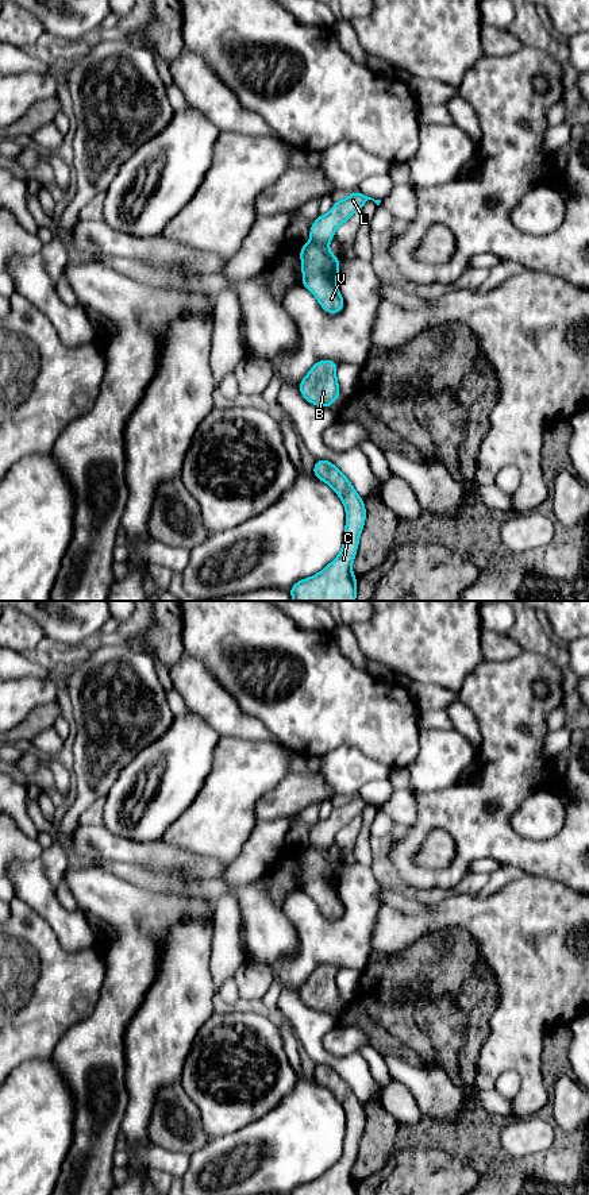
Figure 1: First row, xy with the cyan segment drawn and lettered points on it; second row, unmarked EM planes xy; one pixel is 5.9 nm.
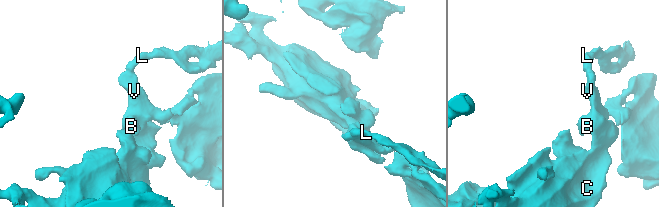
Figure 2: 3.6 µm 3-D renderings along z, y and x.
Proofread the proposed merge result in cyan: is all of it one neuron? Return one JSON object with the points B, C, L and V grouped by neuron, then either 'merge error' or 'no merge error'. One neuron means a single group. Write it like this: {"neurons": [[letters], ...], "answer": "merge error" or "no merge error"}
{"neurons": [["B", "C", "L", "V"]], "answer": "no merge error"}

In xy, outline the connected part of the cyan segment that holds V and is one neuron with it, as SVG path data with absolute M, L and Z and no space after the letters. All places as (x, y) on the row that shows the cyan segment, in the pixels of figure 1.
M361 190L349 194L344 200L336 200L327 215L319 215L311 225L311 240L300 247L303 282L330 315L343 311L344 298L338 289L340 259L335 257L328 243L335 230L361 211L367 200L380 205L381 200L365 196Z

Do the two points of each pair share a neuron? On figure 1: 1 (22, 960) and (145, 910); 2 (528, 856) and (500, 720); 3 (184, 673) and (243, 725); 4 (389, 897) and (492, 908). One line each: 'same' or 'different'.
1: different
2: same
3: same
4: different

